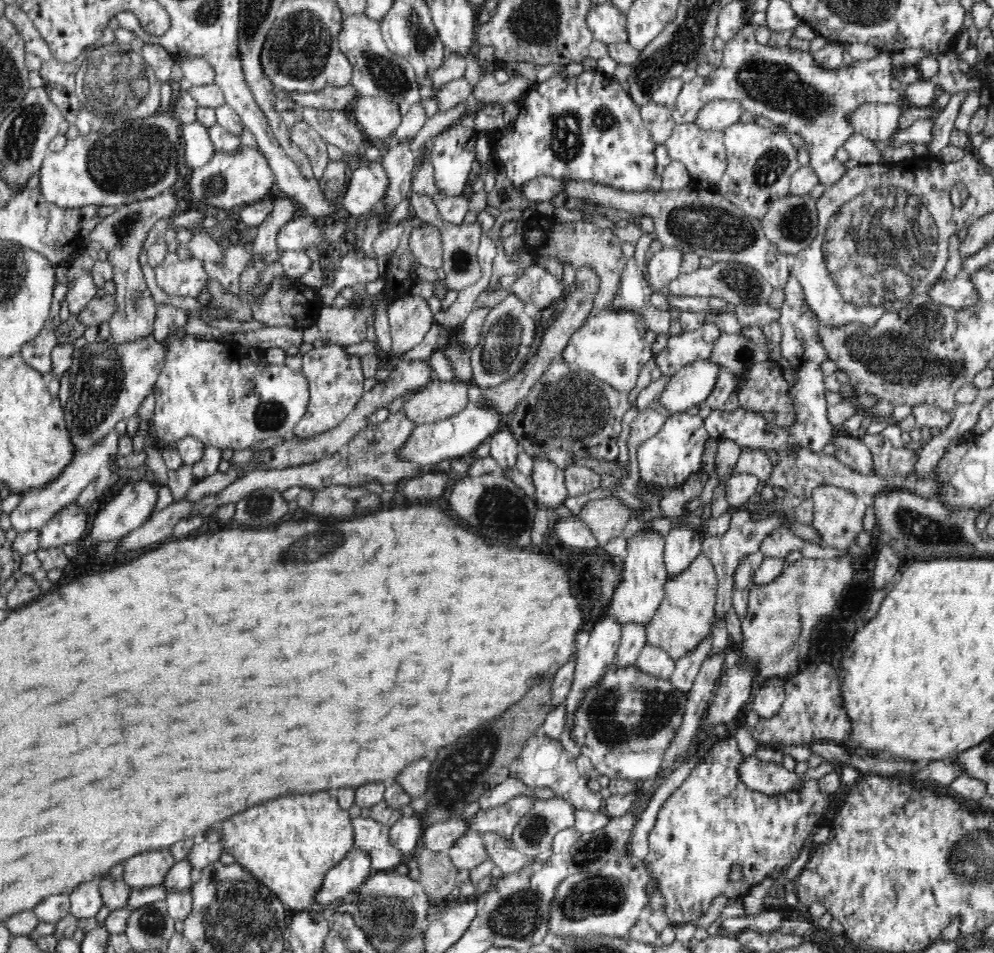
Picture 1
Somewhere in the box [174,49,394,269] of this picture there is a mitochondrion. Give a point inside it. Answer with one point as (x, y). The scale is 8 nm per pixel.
(212, 188)

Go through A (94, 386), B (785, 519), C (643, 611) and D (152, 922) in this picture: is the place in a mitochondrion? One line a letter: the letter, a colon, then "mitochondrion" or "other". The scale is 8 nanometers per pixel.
A: mitochondrion
B: other
C: other
D: mitochondrion

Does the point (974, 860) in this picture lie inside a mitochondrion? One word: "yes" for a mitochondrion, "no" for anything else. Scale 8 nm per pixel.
yes

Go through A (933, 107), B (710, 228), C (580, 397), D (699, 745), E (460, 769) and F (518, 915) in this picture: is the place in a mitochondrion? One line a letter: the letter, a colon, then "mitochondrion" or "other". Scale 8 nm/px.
A: other
B: mitochondrion
C: mitochondrion
D: other
E: mitochondrion
F: mitochondrion

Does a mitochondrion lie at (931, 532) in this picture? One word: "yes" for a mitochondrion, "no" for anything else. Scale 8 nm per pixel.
yes

